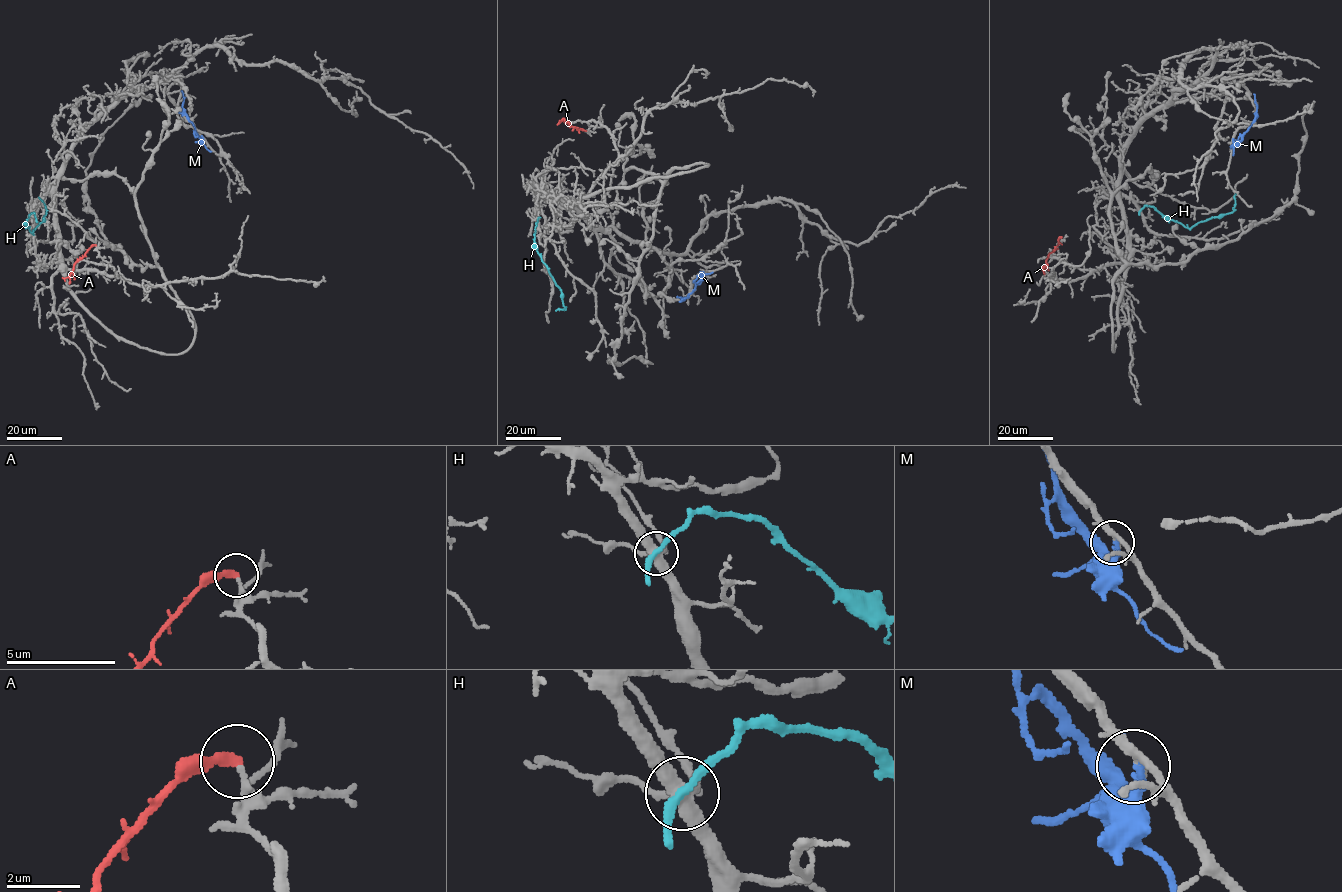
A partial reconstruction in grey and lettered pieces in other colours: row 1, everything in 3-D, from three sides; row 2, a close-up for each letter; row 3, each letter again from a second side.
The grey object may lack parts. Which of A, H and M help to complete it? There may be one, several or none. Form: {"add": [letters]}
{"add": []}

